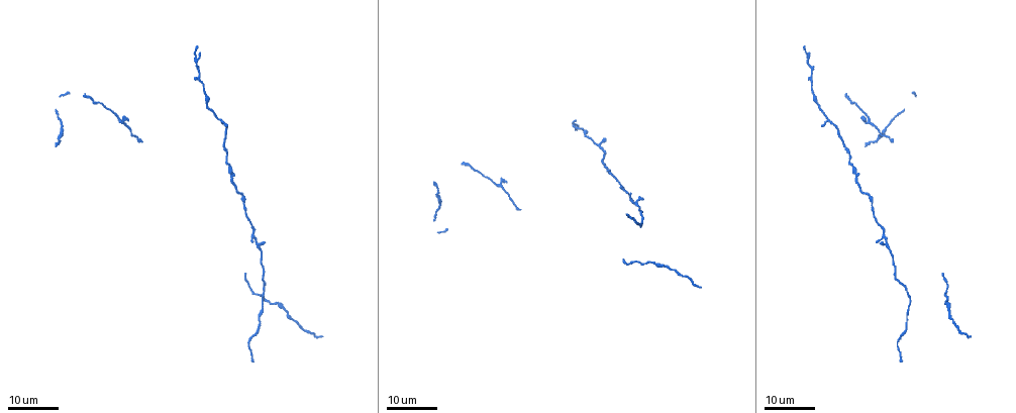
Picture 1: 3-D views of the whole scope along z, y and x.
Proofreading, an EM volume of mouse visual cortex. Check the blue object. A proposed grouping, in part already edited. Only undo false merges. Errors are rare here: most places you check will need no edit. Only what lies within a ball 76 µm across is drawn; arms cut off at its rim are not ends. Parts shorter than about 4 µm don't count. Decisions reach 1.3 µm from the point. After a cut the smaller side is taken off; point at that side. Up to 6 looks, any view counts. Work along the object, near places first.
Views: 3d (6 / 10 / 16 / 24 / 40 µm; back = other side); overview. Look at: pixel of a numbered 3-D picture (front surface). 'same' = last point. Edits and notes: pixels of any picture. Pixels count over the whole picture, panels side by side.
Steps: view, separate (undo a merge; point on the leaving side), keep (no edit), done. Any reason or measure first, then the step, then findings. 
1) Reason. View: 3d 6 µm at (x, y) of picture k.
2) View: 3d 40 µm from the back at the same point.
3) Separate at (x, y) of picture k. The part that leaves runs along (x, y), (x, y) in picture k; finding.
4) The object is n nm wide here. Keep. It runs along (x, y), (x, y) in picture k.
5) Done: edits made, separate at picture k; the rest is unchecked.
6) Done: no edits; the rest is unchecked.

Sharp bend. View: 3d 16 µm at (101, 102) of picture 1.

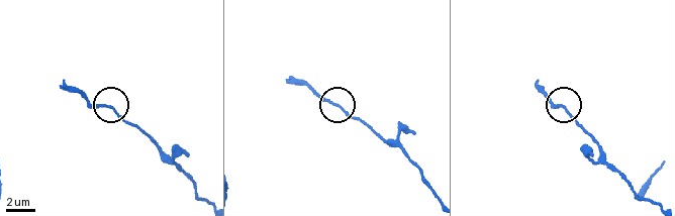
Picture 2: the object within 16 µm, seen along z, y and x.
View: 3d 6 µm at (110, 109) of picture 2.

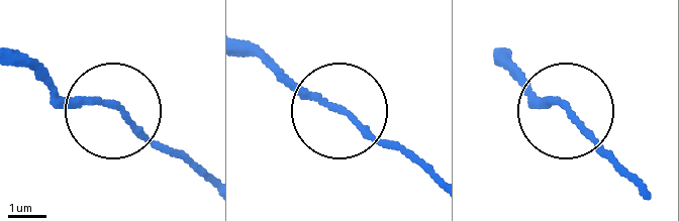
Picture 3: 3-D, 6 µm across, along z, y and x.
View: 3d 6 µm from the back at (109, 104) of picture 3.

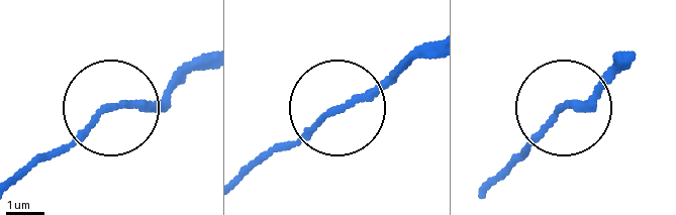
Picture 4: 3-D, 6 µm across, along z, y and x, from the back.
Keep. One neuron here.

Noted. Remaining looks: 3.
Side arm on a straight run. View: 3d 24 µm at (500, 187) of picture 1.

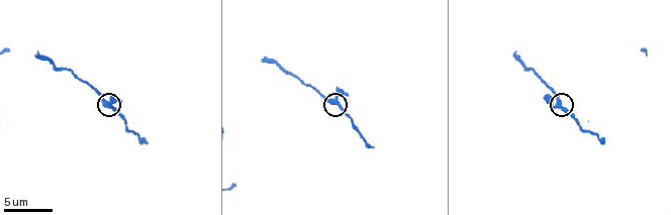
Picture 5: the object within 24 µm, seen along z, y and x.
Closer look. View: 3d 10 µm at (561, 106) of picture 5.

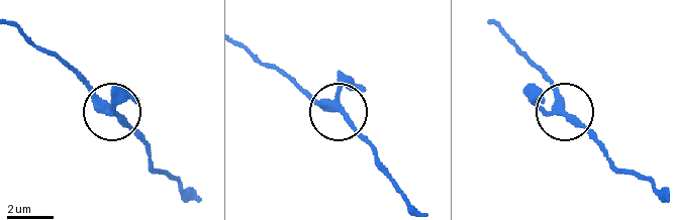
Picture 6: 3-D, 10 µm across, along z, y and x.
3 arms meet here. Keep. One neuron here.

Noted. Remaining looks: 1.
Done: no edits; the rest is unchecked.

